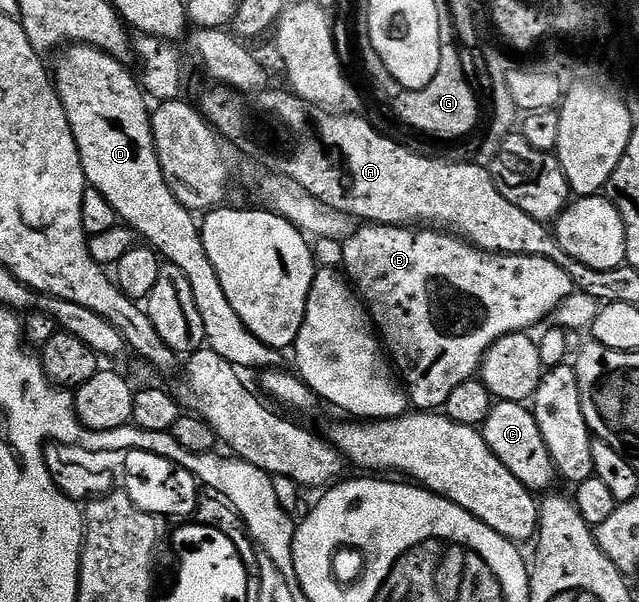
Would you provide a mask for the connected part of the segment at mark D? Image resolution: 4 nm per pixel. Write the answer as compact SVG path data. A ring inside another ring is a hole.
M70 44L58 56L58 63L52 66L52 82L66 109L87 183L106 197L115 214L139 239L147 238L169 265L180 268L187 277L203 321L205 343L217 359L240 370L279 367L283 353L264 345L240 320L208 258L199 219L180 204L166 183L155 146L151 111L146 110L148 98L139 79L133 78L119 59L96 46Z

